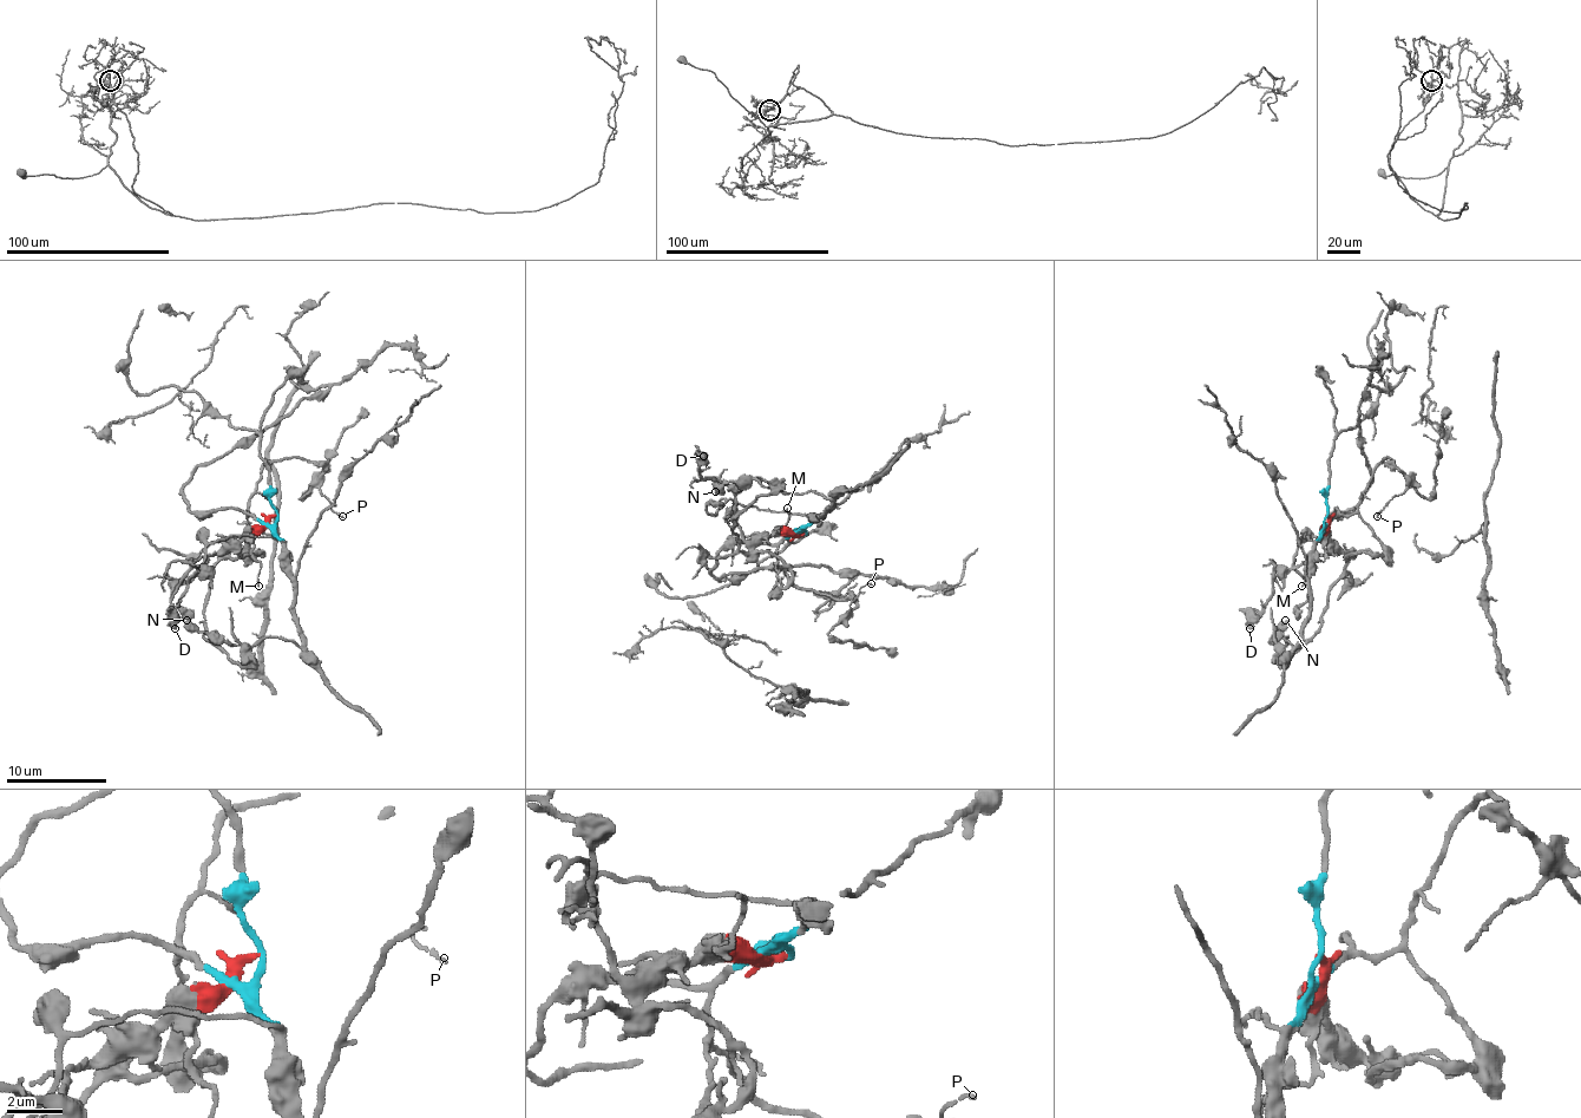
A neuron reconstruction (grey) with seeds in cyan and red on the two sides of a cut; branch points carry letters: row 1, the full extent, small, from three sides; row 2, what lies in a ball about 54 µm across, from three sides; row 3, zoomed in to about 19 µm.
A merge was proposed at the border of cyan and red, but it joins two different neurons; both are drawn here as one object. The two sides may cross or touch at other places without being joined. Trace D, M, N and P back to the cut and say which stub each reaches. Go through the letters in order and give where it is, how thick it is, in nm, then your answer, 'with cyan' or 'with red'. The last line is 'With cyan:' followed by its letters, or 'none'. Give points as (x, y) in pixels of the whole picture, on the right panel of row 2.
D: place (1250, 628); calibre 550 nm; with red
M: place (1301, 586); calibre 120 nm; with red
N: place (1285, 620); calibre 380 nm; with cyan
P: place (1377, 516); calibre 130 nm; with cyan
With cyan: N, P

